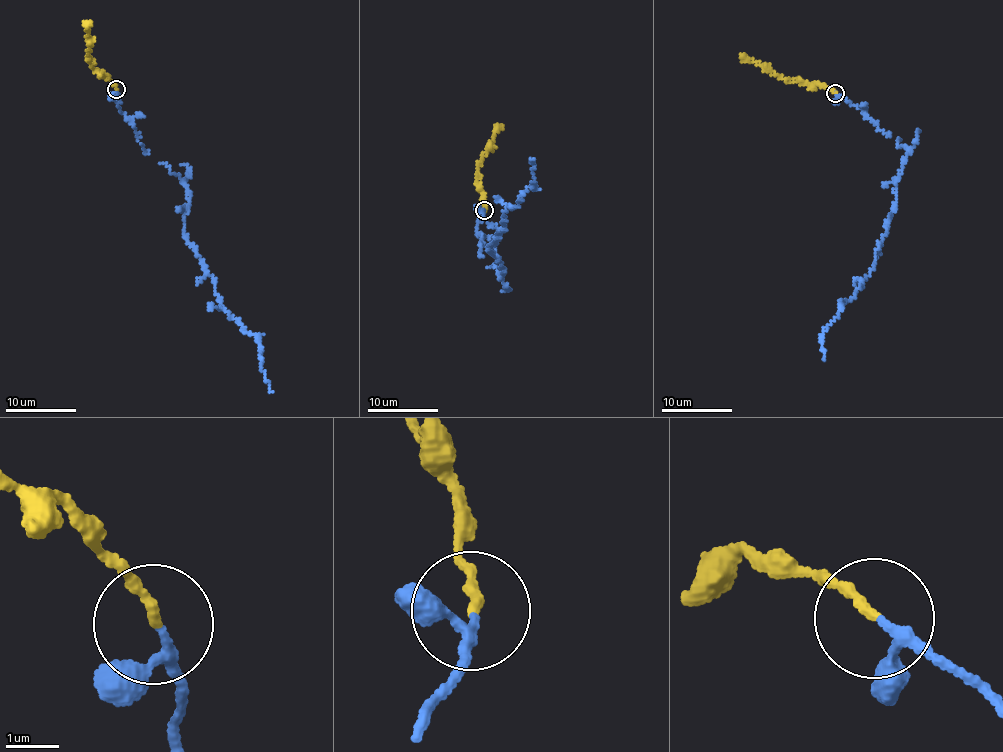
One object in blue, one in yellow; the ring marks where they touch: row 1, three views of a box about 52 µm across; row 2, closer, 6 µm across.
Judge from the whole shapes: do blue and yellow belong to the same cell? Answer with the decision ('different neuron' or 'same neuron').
same neuron

